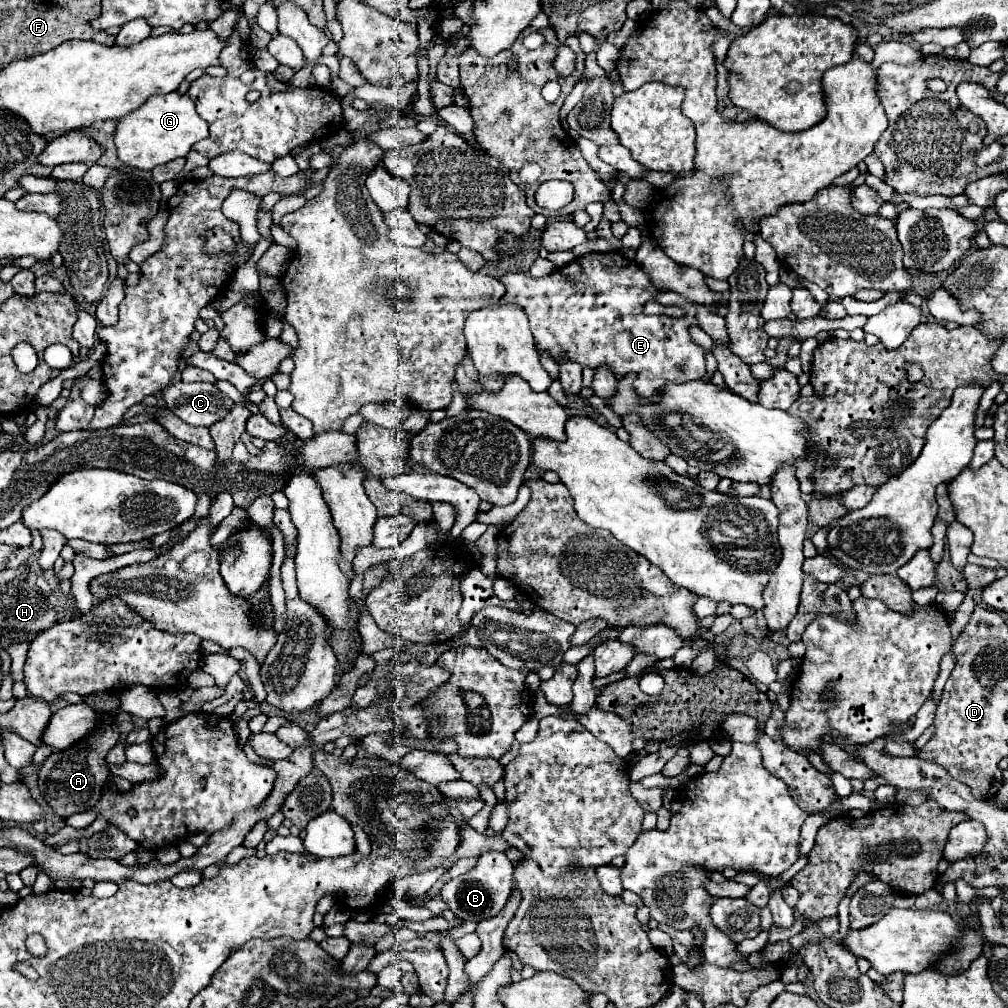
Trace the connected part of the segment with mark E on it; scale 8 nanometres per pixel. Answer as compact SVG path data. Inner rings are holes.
M618 251L590 253L584 257L578 257L572 263L556 269L552 275L542 279L532 279L530 273L520 271L520 273L508 273L500 277L500 281L506 285L506 295L500 301L516 303L526 309L536 347L550 351L554 359L558 359L558 355L566 351L570 359L578 361L582 367L596 369L606 363L616 377L622 377L634 371L638 373L638 379L634 381L636 393L650 401L656 401L656 393L660 393L668 381L682 383L690 379L702 379L706 375L704 349L696 345L688 335L688 327L696 323L694 305L692 303L688 305L686 301L680 303L680 307L684 309L682 317L646 315L642 311L646 303L646 295L650 295L650 291L658 295L658 289L650 283L650 277L632 259L622 257Z

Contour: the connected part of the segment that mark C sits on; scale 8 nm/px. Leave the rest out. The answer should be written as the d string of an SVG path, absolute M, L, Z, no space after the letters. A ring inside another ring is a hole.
M174 383L162 391L166 407L184 423L194 427L210 427L234 405L230 397L218 391L212 383Z

